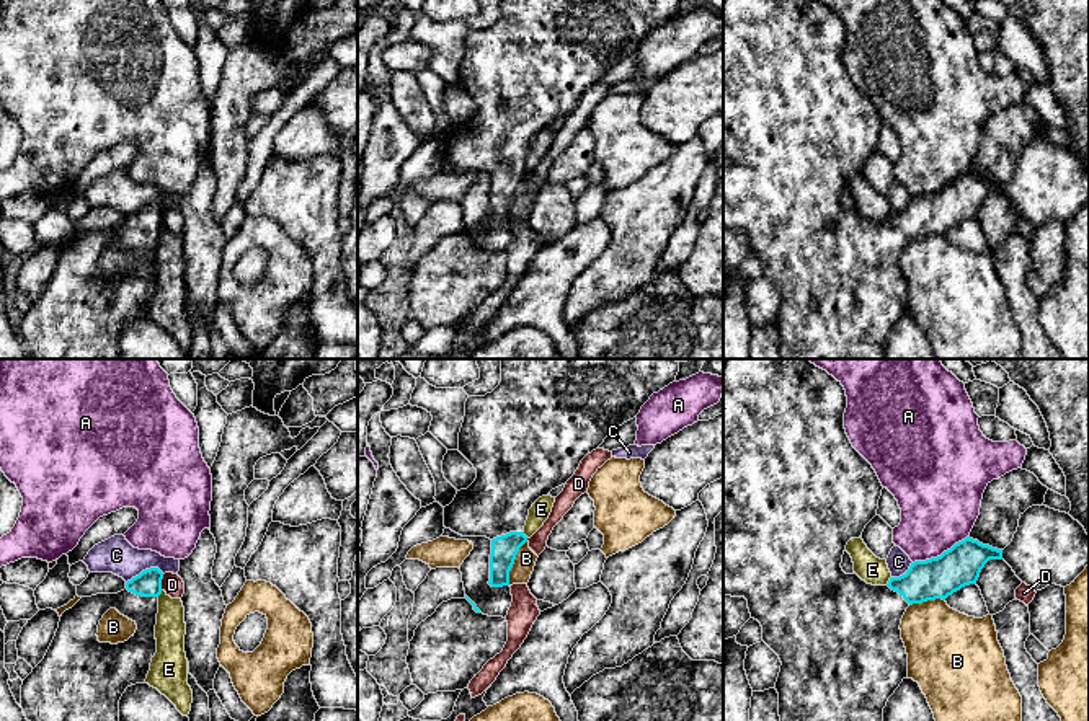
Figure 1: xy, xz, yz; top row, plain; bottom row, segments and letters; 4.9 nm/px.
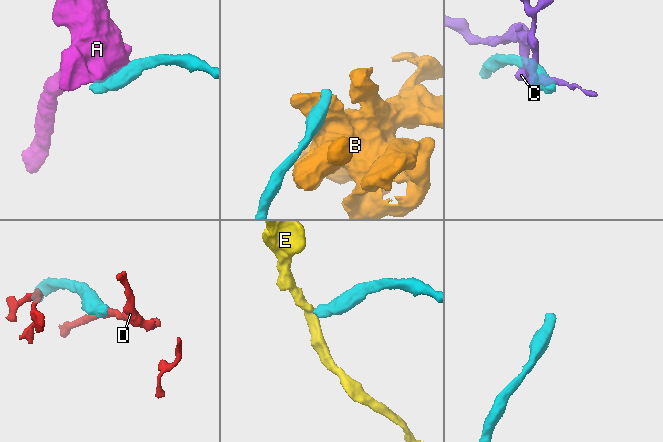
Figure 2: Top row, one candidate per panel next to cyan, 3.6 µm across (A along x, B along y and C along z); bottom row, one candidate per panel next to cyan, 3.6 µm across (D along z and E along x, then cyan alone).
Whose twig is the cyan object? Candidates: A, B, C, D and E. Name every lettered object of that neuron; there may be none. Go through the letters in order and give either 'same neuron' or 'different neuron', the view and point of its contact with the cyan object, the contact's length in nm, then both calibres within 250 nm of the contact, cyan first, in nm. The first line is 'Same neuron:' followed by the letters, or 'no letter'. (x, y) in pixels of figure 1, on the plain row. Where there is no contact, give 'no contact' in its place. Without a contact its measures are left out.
Same neuron: no letter
A: different neuron | yz (941, 190) | 300 nm | 200/380 nm
B: different neuron | xz (513, 198) | 240 nm | 130/100 nm
C: different neuron | xy (146, 204) | 200 nm | 130/180 nm
D: different neuron | xy (160, 217) | 80 nm | 130/100 nm
E: different neuron | yz (888, 216) | 50 nm | 200/140 nm

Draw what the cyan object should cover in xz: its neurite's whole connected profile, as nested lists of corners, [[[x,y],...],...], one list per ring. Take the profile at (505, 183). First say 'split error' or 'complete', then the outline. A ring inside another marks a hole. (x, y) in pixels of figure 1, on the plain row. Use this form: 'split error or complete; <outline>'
split error; [[[501,0],[500,20],[485,31],[469,31],[459,67],[459,86],[477,104],[475,116],[457,126],[444,142],[444,161],[462,171],[491,175],[491,222],[509,220],[509,206],[519,183],[527,176],[524,160],[532,139],[565,119],[581,95],[624,57],[637,52],[653,28],[676,16],[679,0]]]

